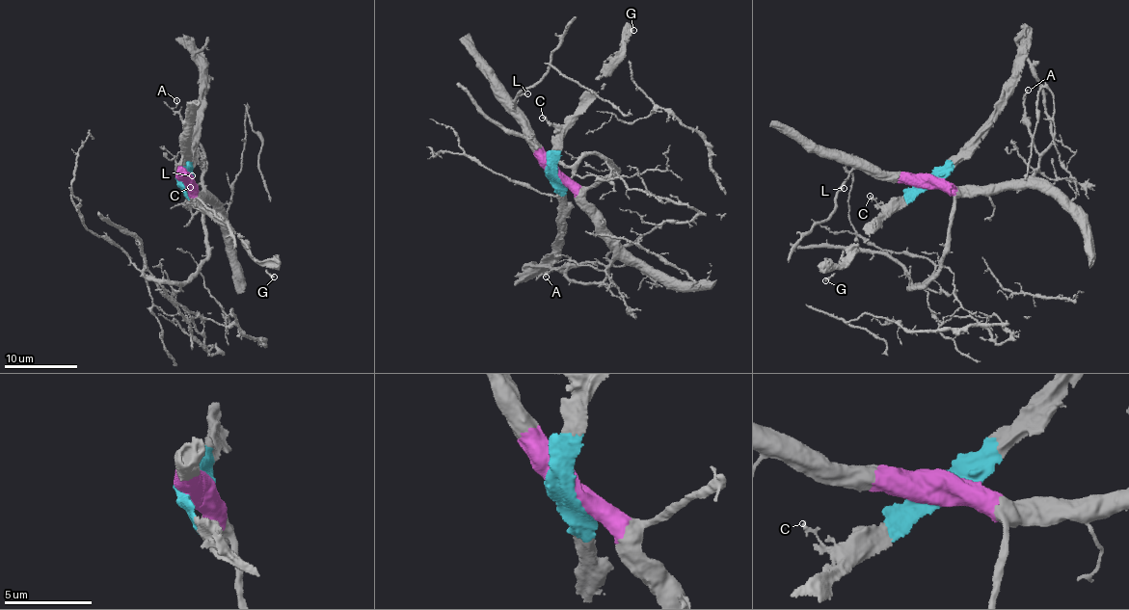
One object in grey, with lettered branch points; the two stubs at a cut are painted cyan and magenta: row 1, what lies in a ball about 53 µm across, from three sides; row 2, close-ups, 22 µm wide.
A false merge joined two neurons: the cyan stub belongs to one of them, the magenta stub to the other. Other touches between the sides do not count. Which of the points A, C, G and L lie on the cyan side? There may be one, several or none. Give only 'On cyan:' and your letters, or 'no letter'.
On cyan: C, G

